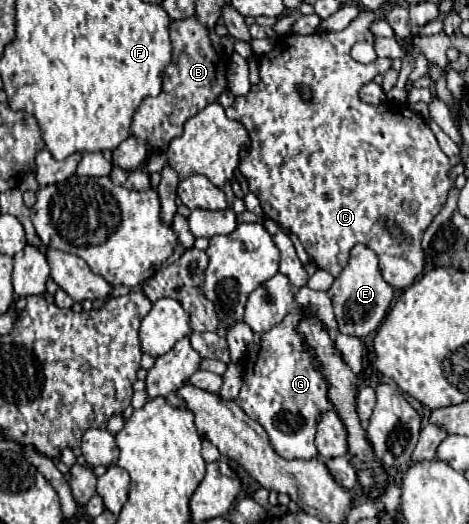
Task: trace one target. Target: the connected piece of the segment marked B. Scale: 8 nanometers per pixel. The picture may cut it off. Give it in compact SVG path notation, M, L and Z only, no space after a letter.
M194 16L170 22L170 40L172 62L162 78L162 92L156 98L142 100L130 128L130 136L144 140L150 150L168 150L170 140L182 134L184 122L228 90L226 60L214 50L206 28Z

